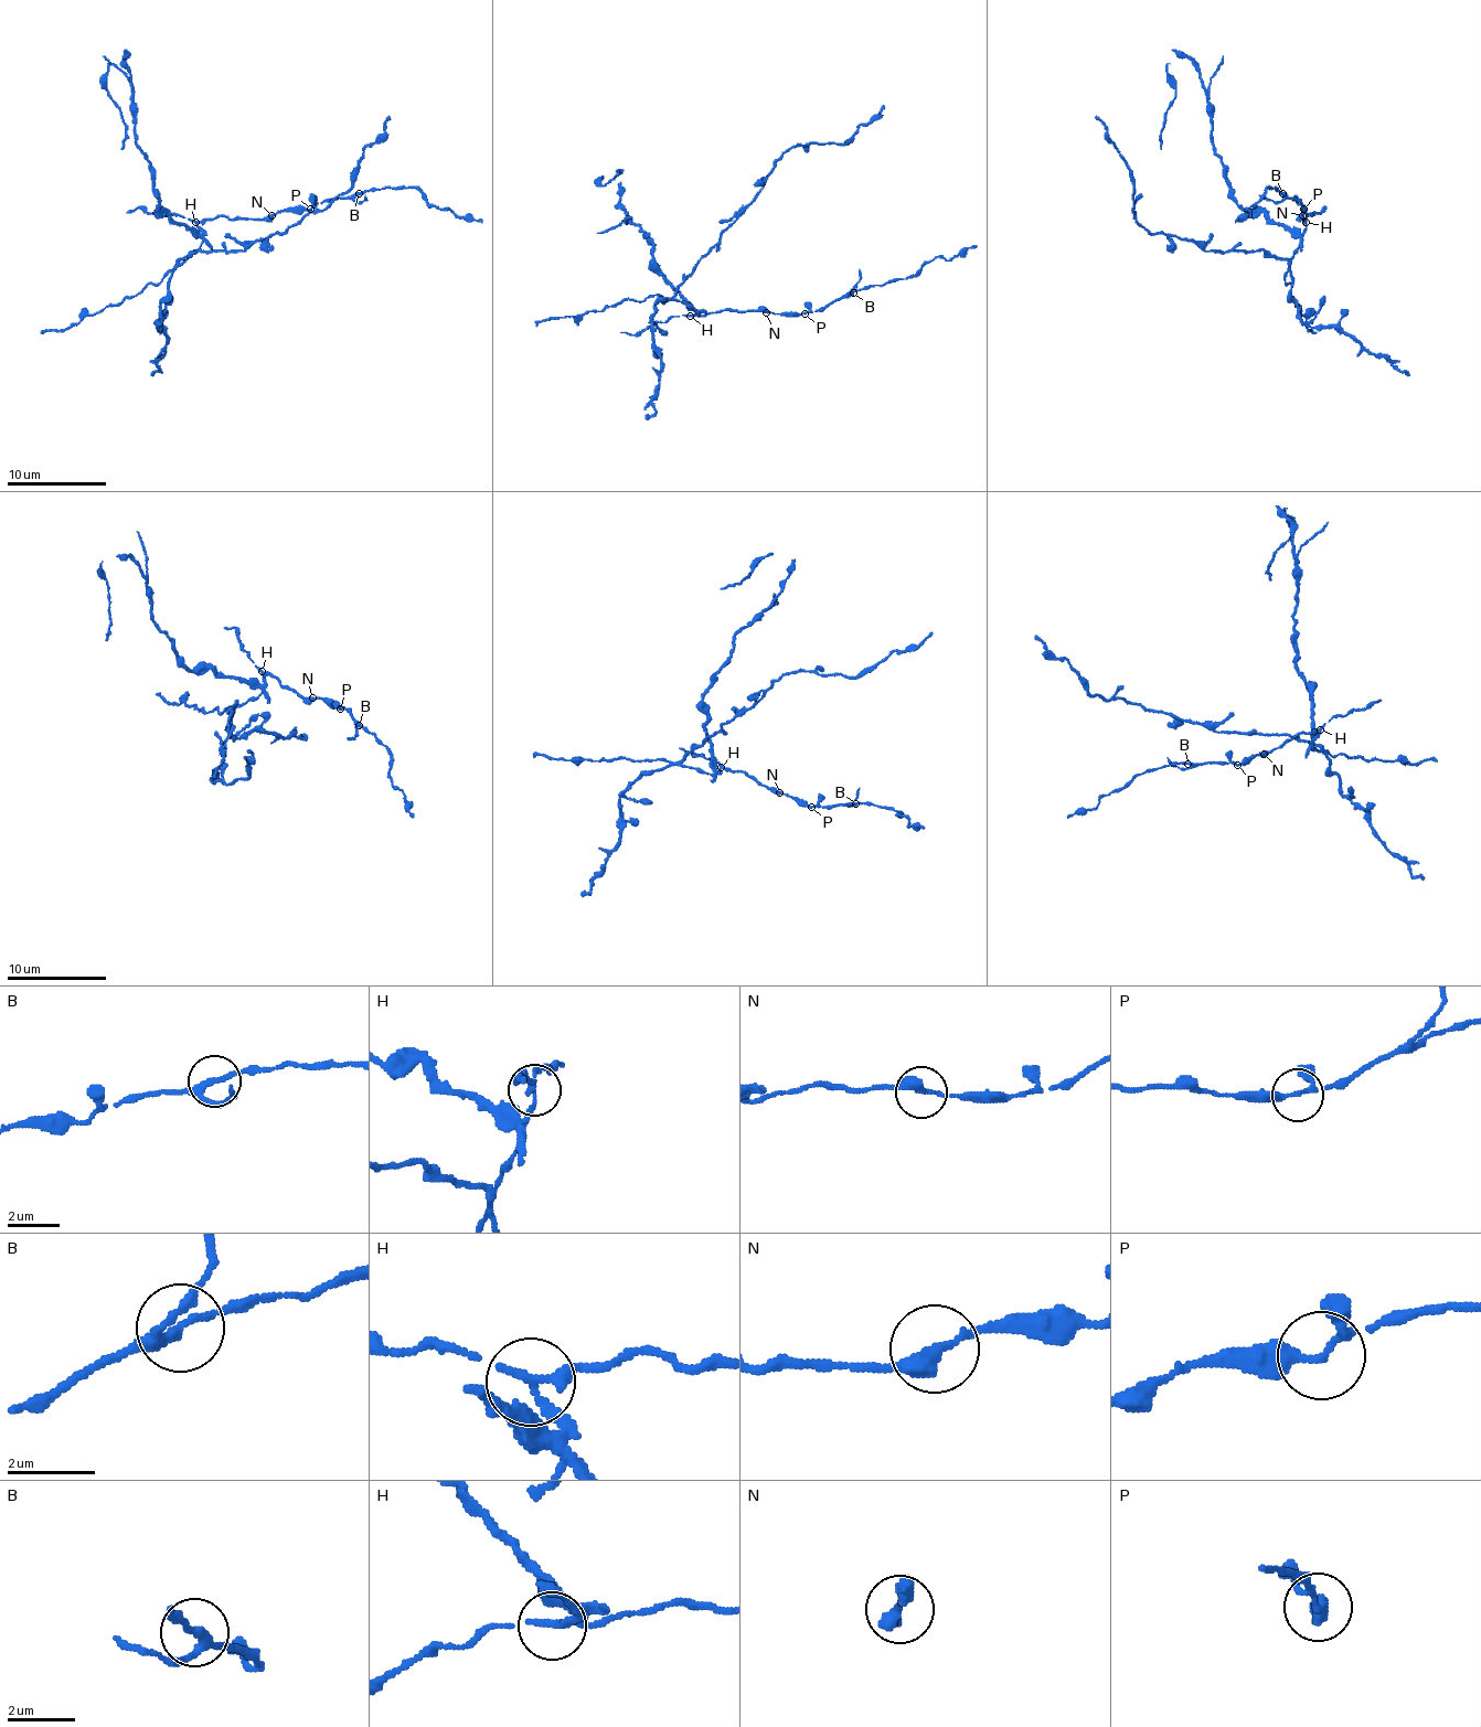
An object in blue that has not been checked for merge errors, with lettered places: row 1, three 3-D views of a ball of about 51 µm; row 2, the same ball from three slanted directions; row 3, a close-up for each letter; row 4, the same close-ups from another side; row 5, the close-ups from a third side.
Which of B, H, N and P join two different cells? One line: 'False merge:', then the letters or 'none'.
False merge: H

